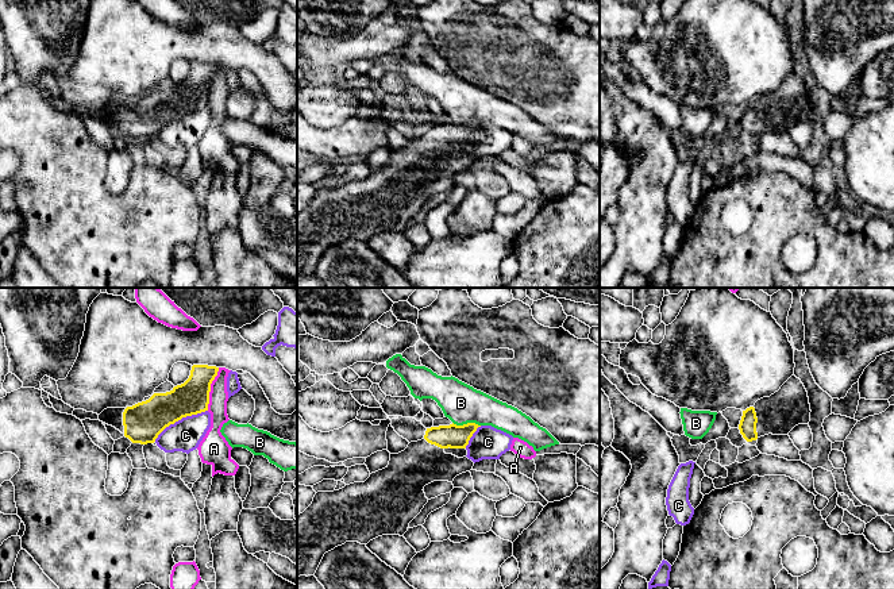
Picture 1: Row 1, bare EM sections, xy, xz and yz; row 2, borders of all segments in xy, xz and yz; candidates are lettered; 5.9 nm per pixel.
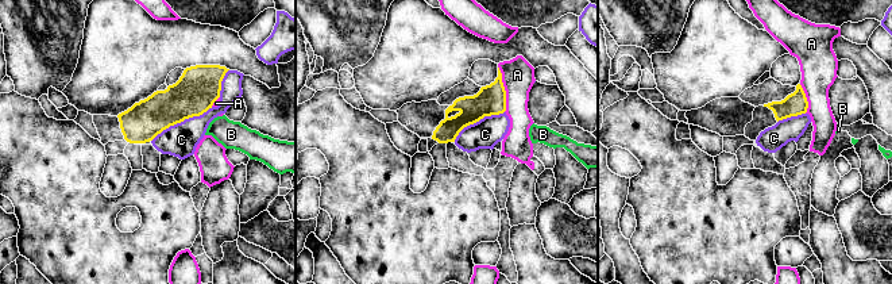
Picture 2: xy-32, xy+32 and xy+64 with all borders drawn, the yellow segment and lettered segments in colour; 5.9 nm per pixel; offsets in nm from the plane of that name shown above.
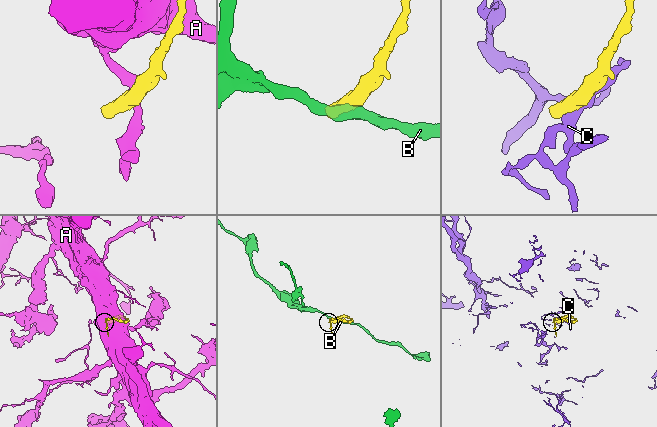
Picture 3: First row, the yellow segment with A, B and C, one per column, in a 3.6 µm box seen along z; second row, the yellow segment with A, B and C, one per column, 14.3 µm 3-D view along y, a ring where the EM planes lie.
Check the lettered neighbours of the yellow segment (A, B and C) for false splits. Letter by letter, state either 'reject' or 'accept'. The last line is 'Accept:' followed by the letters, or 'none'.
A: reject
B: reject
C: reject
Accept: none

